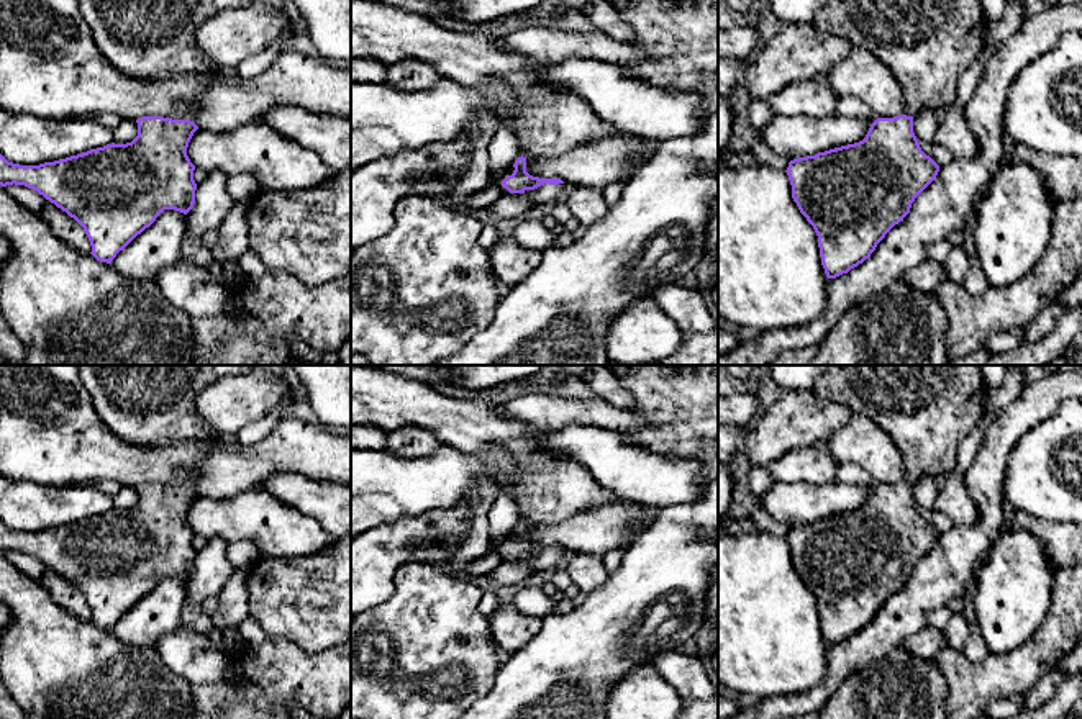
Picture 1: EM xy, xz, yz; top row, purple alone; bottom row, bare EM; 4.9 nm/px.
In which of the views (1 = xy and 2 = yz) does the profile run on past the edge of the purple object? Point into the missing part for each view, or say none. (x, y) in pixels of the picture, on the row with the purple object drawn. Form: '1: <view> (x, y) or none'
1: none
2: yz (927, 45)

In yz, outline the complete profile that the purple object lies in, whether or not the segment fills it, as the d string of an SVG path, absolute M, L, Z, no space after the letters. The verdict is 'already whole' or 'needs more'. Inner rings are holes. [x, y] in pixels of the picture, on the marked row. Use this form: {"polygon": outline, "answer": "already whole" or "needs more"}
{"polygon": "M828 0L823 7L823 10L816 15L813 21L821 31L844 38L849 41L854 49L864 49L869 51L874 57L877 57L880 62L884 62L892 75L898 80L900 87L903 88L903 113L893 118L877 118L866 138L859 142L834 147L825 152L818 152L815 156L798 157L789 162L787 175L792 185L792 198L797 203L800 213L807 218L807 221L813 226L816 236L818 236L818 247L820 247L820 257L821 265L825 269L825 274L828 278L836 278L843 274L848 274L851 269L862 264L866 259L871 257L871 254L875 251L877 244L885 237L885 234L903 218L910 213L912 203L915 198L936 179L939 172L939 165L926 156L918 139L913 133L913 116L925 110L925 108L941 108L949 106L954 102L954 93L959 84L959 77L962 72L969 69L969 66L975 61L979 56L982 46L984 46L984 33L987 26L987 18L982 10L982 0Z", "answer": "needs more"}

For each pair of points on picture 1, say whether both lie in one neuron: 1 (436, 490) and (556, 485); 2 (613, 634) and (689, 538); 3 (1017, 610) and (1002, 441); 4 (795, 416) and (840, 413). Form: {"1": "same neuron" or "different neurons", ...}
{"1": "different neurons", "2": "same neuron", "3": "different neurons", "4": "same neuron"}

